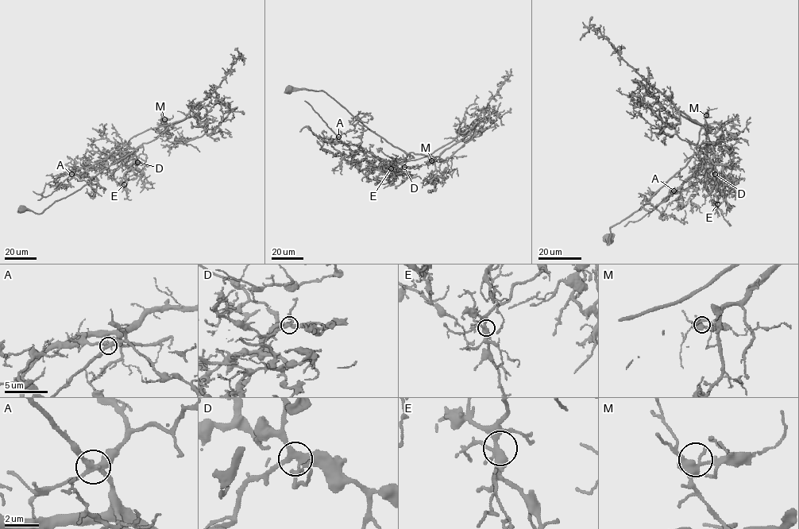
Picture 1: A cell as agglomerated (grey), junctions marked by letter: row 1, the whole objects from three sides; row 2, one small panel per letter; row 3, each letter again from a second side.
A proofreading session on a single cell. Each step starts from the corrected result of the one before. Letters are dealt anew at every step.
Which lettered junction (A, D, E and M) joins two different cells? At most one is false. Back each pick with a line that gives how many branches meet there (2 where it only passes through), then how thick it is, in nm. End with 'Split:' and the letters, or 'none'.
A: 4 branches meet; 360 nm thick
Split: A

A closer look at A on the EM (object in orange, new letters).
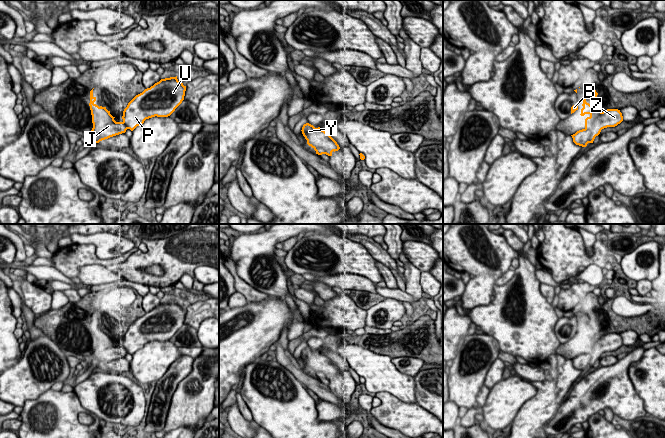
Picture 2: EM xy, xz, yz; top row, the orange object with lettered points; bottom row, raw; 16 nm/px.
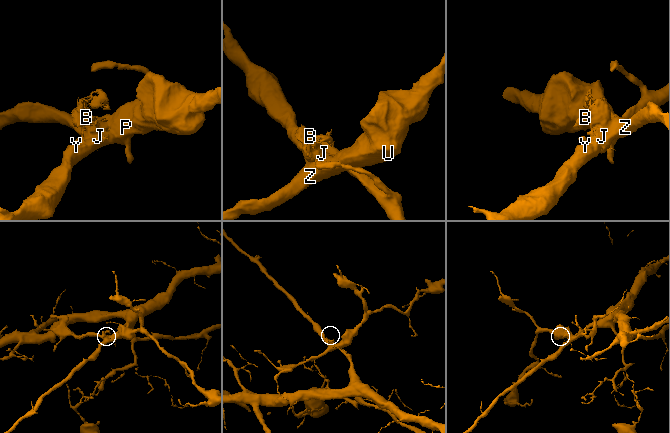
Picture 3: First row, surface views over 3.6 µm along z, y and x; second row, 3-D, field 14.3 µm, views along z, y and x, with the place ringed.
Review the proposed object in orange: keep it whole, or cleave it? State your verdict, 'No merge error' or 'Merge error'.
Merge error

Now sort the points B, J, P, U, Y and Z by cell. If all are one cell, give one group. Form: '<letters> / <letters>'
B J Y / P U Z

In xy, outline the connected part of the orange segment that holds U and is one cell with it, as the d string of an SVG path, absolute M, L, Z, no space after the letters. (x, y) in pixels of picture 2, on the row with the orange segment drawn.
M176 77L161 79L136 95L123 111L123 123L133 131L152 117L168 117L184 100L186 86Z

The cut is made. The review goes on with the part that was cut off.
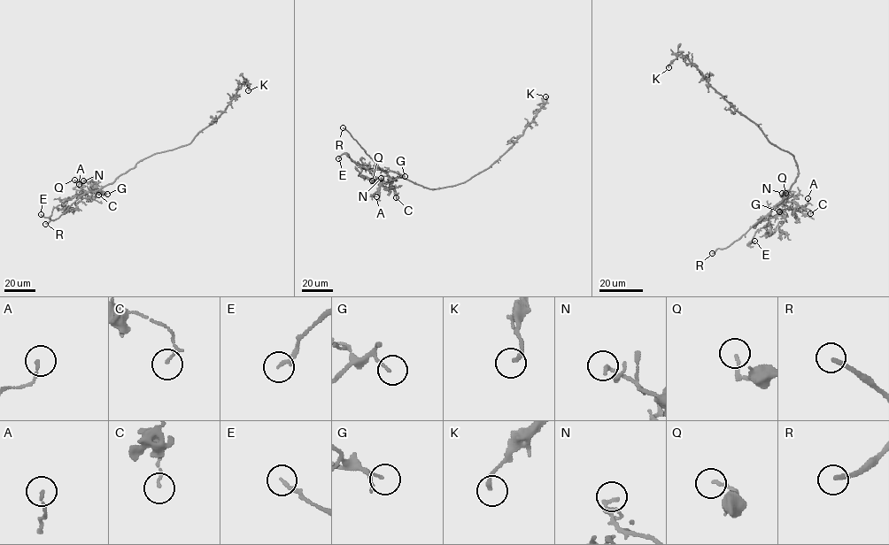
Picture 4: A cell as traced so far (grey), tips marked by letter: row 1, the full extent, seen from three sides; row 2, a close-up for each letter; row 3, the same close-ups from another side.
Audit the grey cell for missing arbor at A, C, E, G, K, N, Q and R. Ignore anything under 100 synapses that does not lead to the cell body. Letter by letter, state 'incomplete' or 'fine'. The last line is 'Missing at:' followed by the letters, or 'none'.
A: fine
C: fine
E: fine
G: fine
K: fine
N: fine
Q: fine
R: incomplete
Missing at: R

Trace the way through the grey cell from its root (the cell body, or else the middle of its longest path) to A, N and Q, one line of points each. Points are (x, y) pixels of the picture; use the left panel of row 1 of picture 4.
A: (158, 153), (141, 159), (134, 168), (98, 190), (72, 197), (82, 192), (73, 188), (79, 184)
N: (158, 153), (141, 159), (134, 168), (98, 190), (90, 191), (94, 185), (83, 180)
Q: (158, 153), (141, 159), (134, 168), (98, 190), (72, 197), (82, 188), (74, 180)

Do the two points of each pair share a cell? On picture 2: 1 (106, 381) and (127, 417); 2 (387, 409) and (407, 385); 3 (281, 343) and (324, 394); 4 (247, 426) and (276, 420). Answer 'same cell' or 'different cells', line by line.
1: same cell
2: different cells
3: same cell
4: different cells

